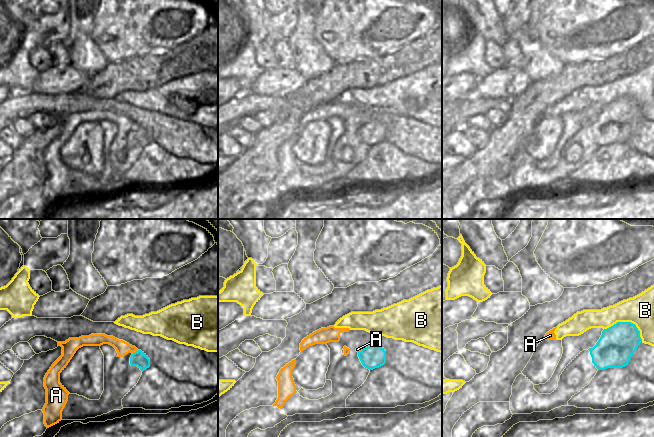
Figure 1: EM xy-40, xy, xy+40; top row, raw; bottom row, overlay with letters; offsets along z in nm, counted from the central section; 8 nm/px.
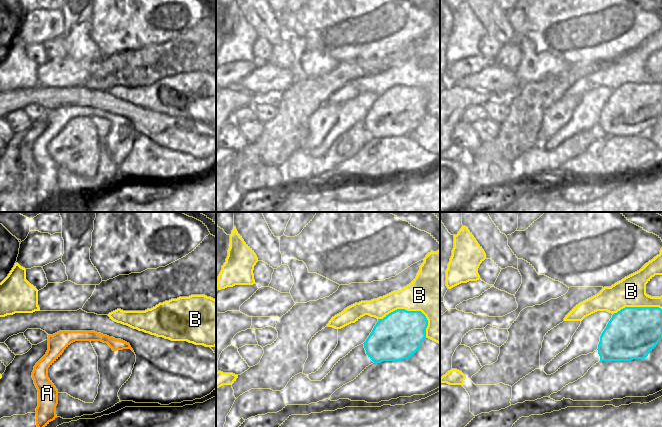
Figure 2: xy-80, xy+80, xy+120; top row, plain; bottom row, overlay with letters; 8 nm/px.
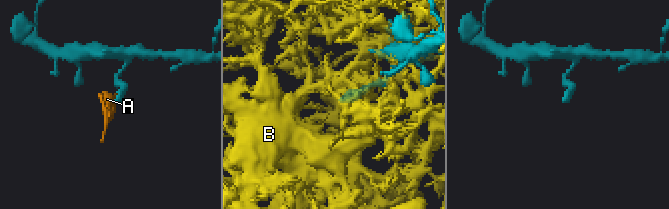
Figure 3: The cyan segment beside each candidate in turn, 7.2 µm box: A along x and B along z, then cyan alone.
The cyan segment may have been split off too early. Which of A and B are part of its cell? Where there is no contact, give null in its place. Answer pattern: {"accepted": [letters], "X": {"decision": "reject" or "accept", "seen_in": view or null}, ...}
{"accepted": [], "A": {"decision": "reject", "seen_in": "xy-40"}, "B": {"decision": "reject", "seen_in": "xy+40"}}

